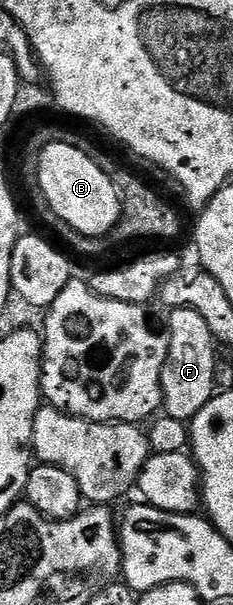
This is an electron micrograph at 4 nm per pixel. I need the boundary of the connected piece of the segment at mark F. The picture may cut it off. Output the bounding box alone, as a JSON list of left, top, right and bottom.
[160,307,217,422]

